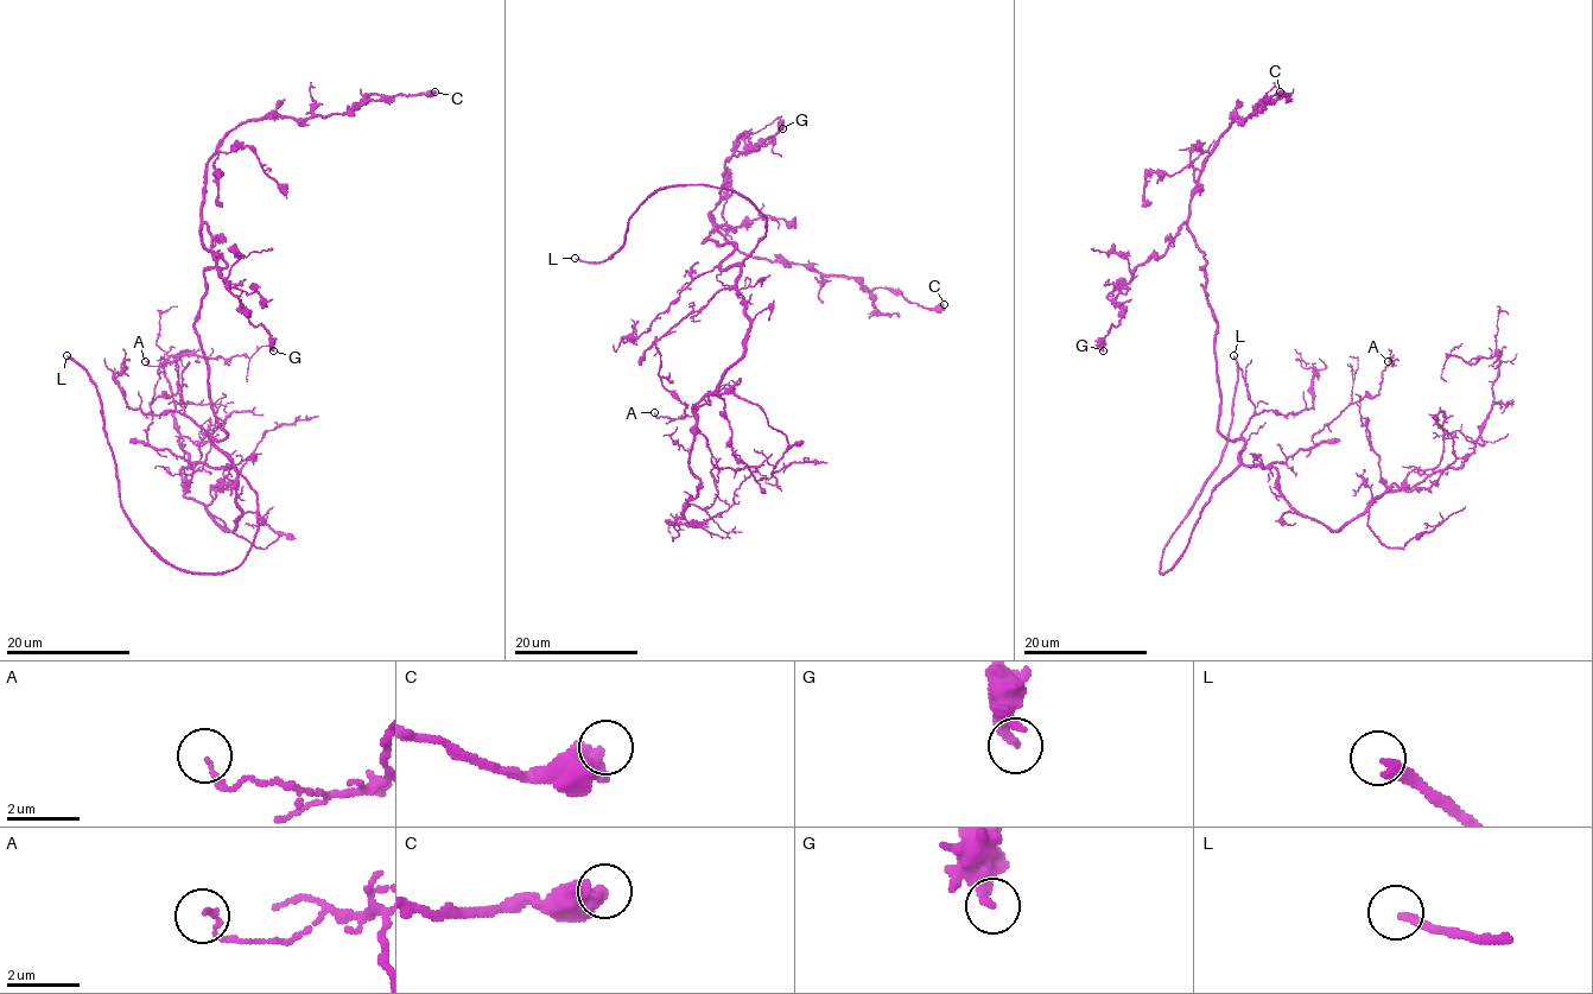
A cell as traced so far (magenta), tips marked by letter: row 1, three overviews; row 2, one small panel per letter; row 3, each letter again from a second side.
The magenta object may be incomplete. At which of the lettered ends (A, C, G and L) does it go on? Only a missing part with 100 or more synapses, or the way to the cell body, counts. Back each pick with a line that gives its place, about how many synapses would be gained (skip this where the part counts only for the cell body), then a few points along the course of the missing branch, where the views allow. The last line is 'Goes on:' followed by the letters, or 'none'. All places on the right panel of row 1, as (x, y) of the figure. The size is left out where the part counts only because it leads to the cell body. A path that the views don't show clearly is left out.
L: (1233, 355) | (1233, 355), (1218, 354), (1208, 343), (1208, 318), (1195, 284), (1182, 271), (1168, 272)
Goes on: L

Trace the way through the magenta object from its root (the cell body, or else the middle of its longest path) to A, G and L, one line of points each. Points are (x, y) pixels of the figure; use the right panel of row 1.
A: (1231, 441), (1244, 442), (1245, 466), (1308, 450), (1352, 404), (1378, 394), (1388, 361)
G: (1231, 441), (1218, 428), (1204, 252), (1185, 225), (1108, 293), (1122, 317), (1103, 350)
L: (1231, 441), (1244, 442), (1241, 462), (1211, 493), (1180, 559), (1162, 573), (1162, 551), (1226, 441), (1233, 355)

